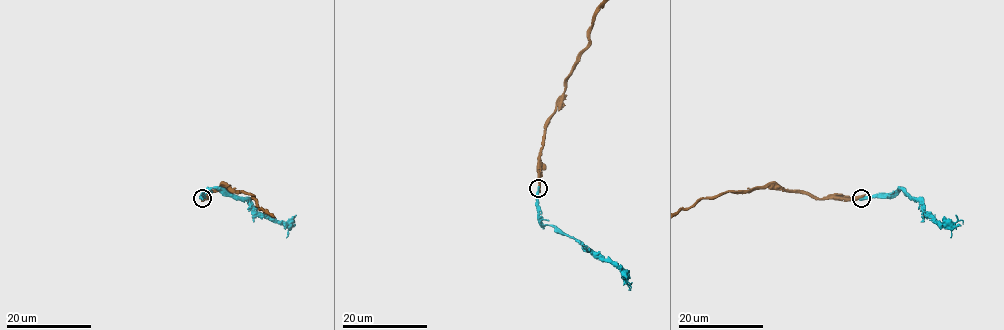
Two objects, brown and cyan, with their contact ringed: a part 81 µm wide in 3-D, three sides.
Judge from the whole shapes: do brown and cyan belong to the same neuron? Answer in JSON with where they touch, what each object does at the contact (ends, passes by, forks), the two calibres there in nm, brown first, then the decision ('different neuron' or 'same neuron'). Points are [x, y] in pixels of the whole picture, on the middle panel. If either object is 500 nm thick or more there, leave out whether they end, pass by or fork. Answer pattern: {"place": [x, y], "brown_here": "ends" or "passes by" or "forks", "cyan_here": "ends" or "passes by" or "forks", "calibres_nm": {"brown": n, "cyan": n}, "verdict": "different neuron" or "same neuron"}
{"place": [538, 188], "calibres_nm": {"brown": 600, "cyan": 420}, "verdict": "different neuron"}

